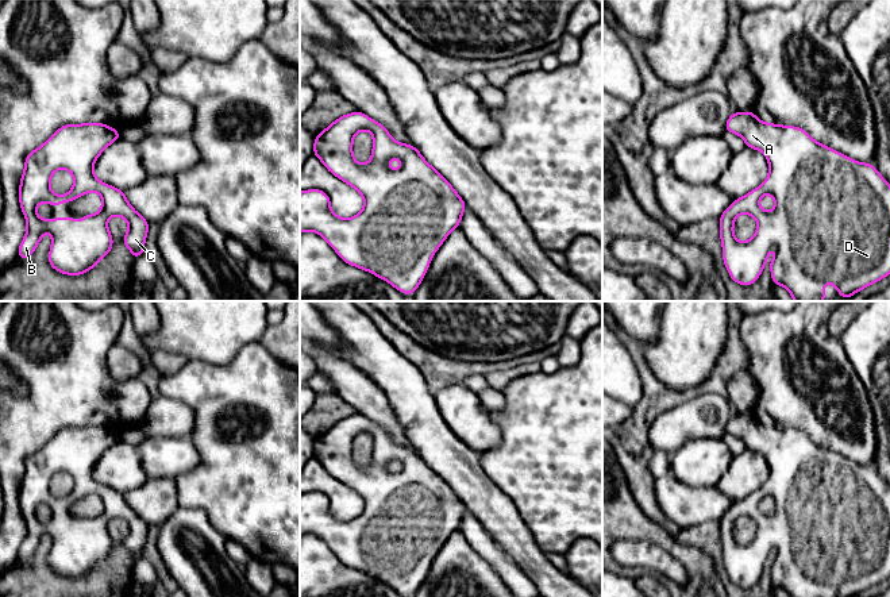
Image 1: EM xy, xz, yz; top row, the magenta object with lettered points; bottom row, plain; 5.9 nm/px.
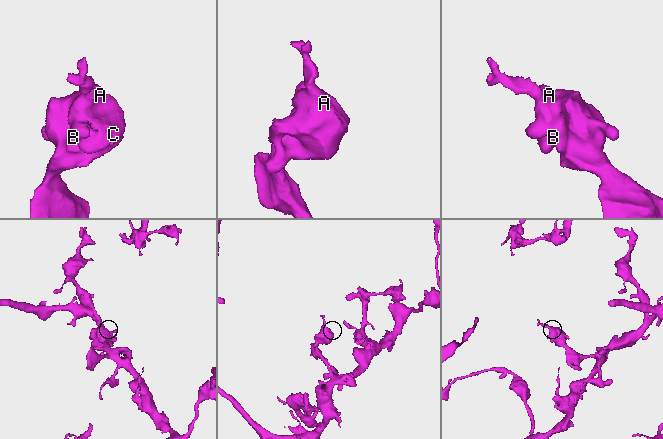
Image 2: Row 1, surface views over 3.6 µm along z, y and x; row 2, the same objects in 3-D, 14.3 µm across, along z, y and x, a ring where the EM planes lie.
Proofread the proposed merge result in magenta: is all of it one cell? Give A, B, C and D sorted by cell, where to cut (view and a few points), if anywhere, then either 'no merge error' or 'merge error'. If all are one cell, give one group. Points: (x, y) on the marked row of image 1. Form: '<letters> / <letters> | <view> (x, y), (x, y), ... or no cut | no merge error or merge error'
A B C D | no cut | no merge error

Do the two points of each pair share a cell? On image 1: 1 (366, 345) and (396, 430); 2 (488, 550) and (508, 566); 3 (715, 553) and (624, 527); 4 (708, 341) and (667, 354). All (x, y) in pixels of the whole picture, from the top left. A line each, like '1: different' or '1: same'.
1: different
2: same
3: different
4: same

